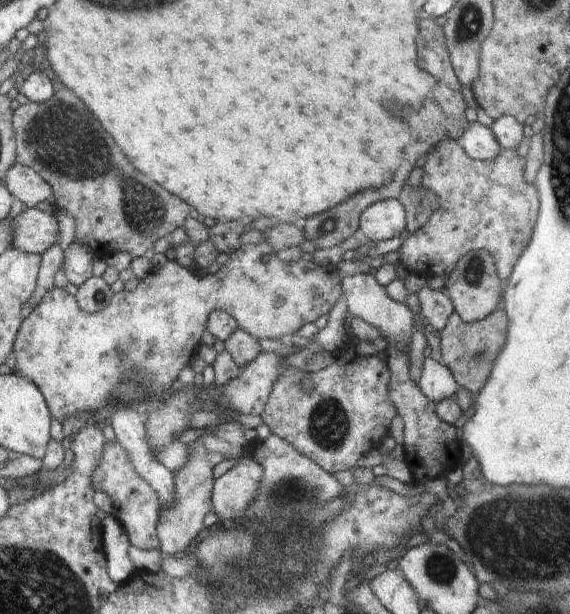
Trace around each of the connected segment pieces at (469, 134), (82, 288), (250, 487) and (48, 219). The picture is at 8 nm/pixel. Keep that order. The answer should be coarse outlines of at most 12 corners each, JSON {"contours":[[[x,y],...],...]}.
{"contours":[[[469,123],[459,144],[472,160],[502,149],[491,127]],[[102,277],[78,287],[81,311],[94,314],[108,306],[113,292]],[[250,456],[213,482],[212,512],[243,516],[262,471]],[[36,207],[13,214],[12,248],[41,255],[59,232]]]}

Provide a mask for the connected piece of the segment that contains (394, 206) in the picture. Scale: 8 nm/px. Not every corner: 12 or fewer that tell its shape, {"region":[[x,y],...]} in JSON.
{"region":[[398,199],[372,203],[359,228],[370,242],[403,237]]}

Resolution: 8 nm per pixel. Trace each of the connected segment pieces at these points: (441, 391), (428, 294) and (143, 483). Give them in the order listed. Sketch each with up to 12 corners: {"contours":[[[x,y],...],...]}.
{"contours":[[[424,359],[418,386],[433,403],[461,387],[449,368]],[[425,286],[421,317],[442,330],[455,311],[449,296]],[[118,441],[91,476],[132,546],[160,548],[164,505]]]}

